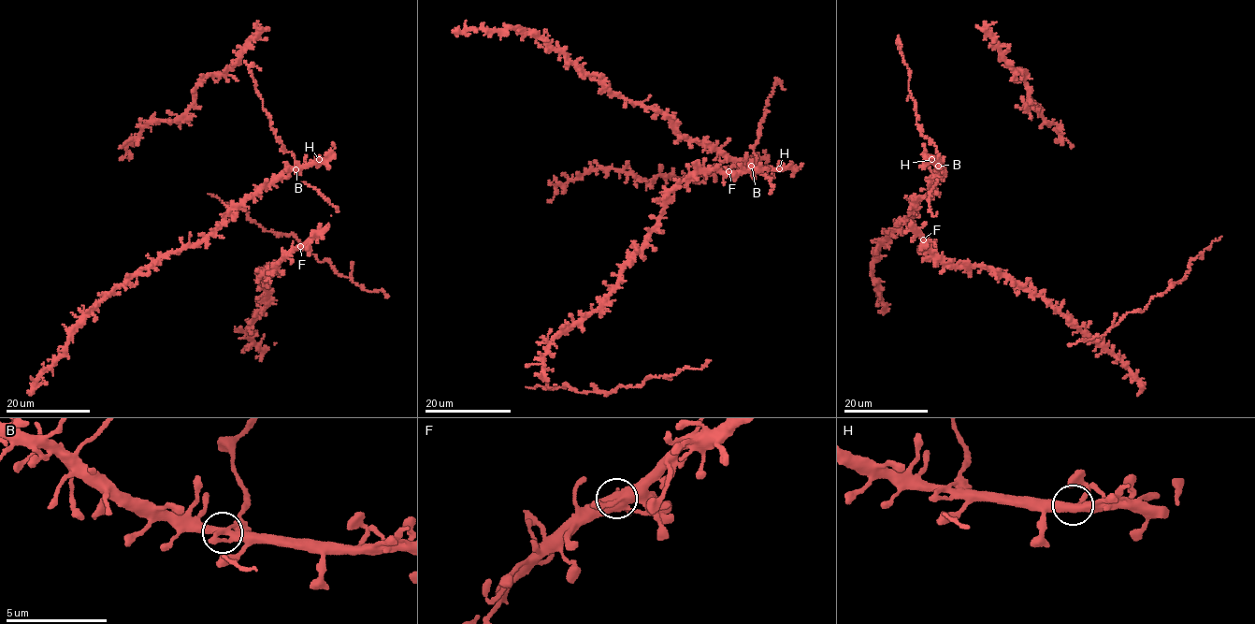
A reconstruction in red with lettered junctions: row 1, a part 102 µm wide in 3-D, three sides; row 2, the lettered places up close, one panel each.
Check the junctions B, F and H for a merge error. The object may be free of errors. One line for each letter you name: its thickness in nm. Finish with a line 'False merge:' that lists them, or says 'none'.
False merge: none

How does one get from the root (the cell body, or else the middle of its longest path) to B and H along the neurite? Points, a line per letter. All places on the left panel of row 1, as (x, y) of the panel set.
B: (332, 205), (302, 181), (301, 168), (295, 169)
H: (332, 205), (302, 181), (300, 170), (319, 159)

